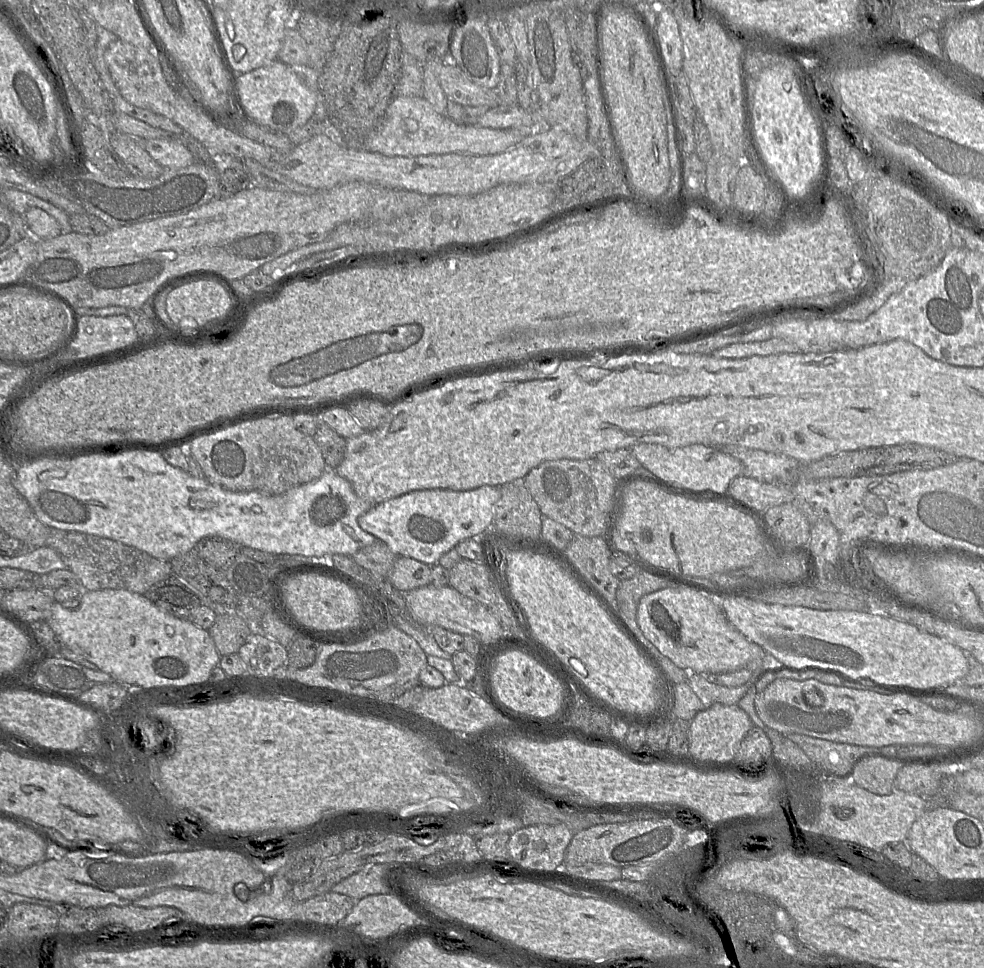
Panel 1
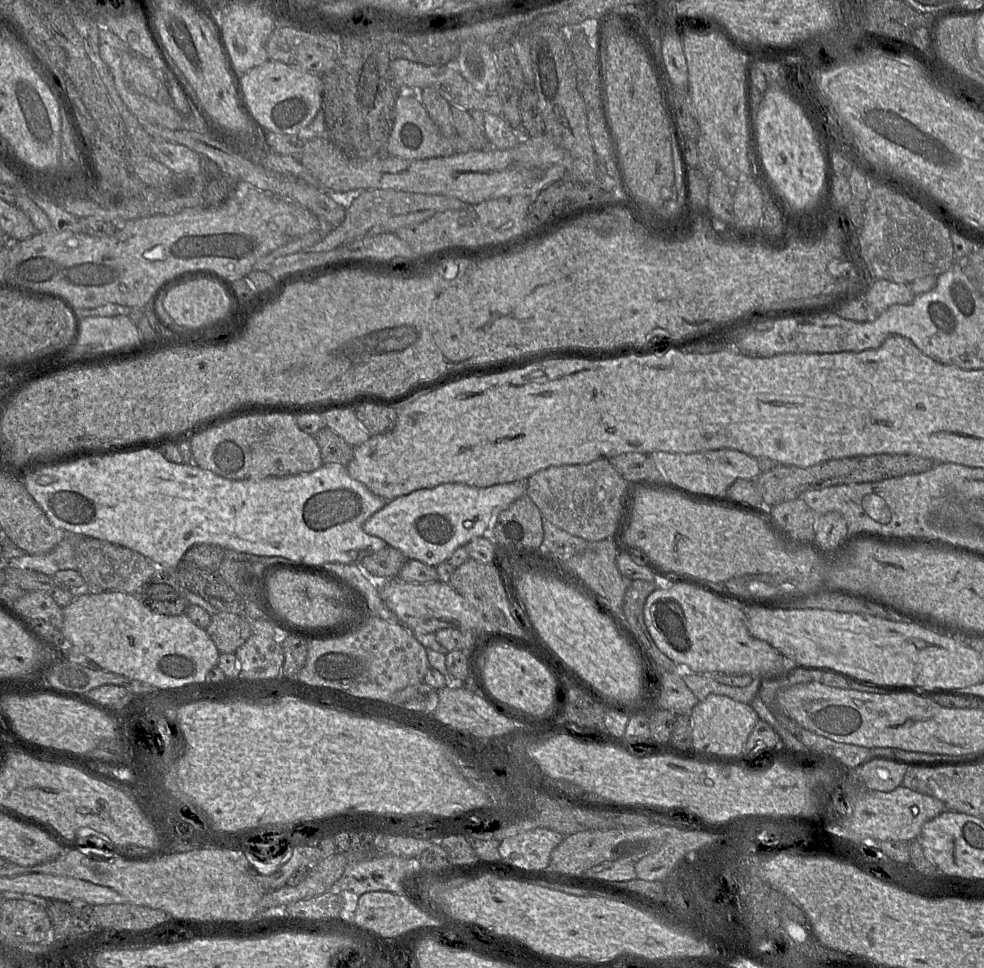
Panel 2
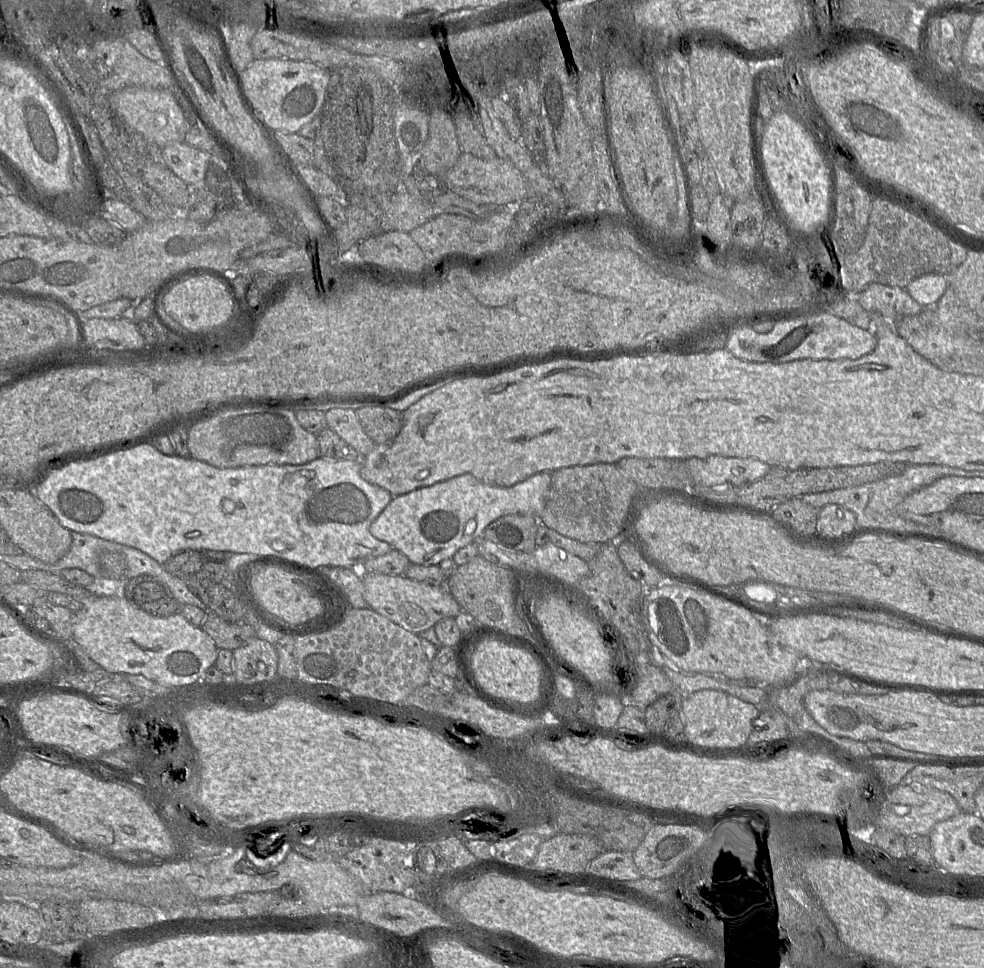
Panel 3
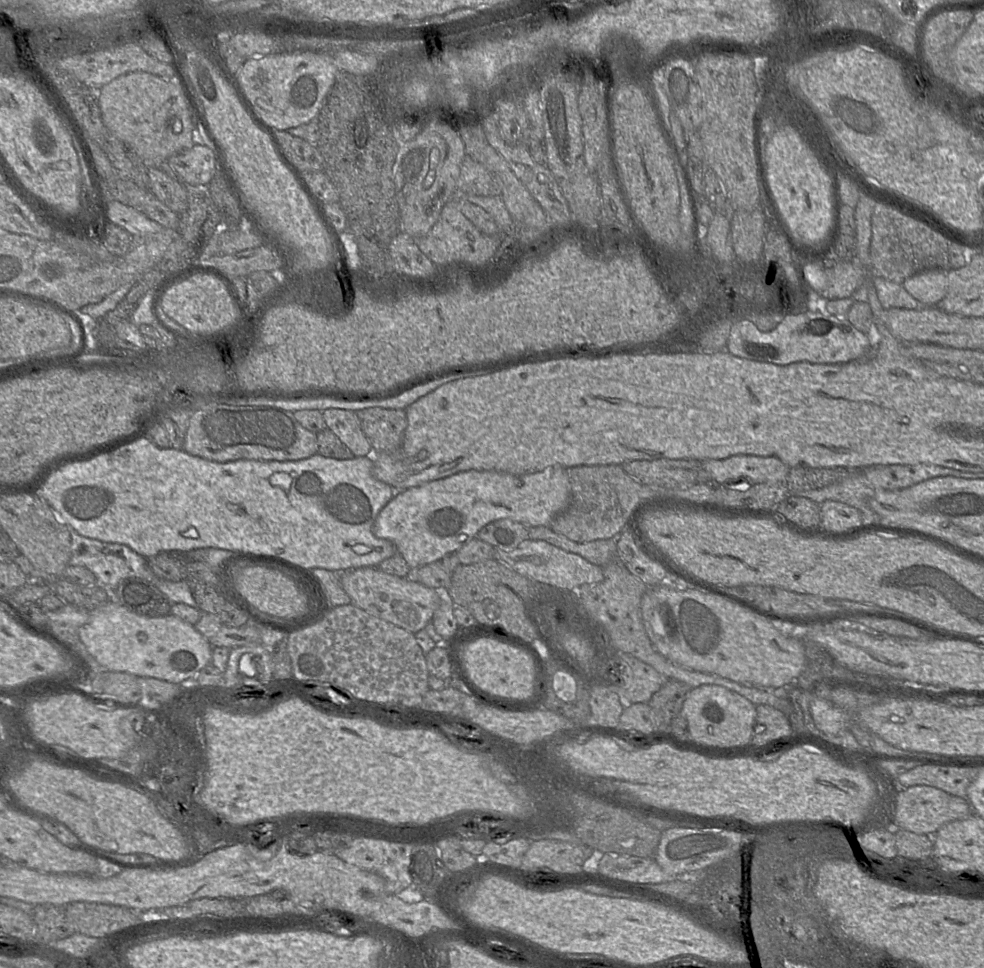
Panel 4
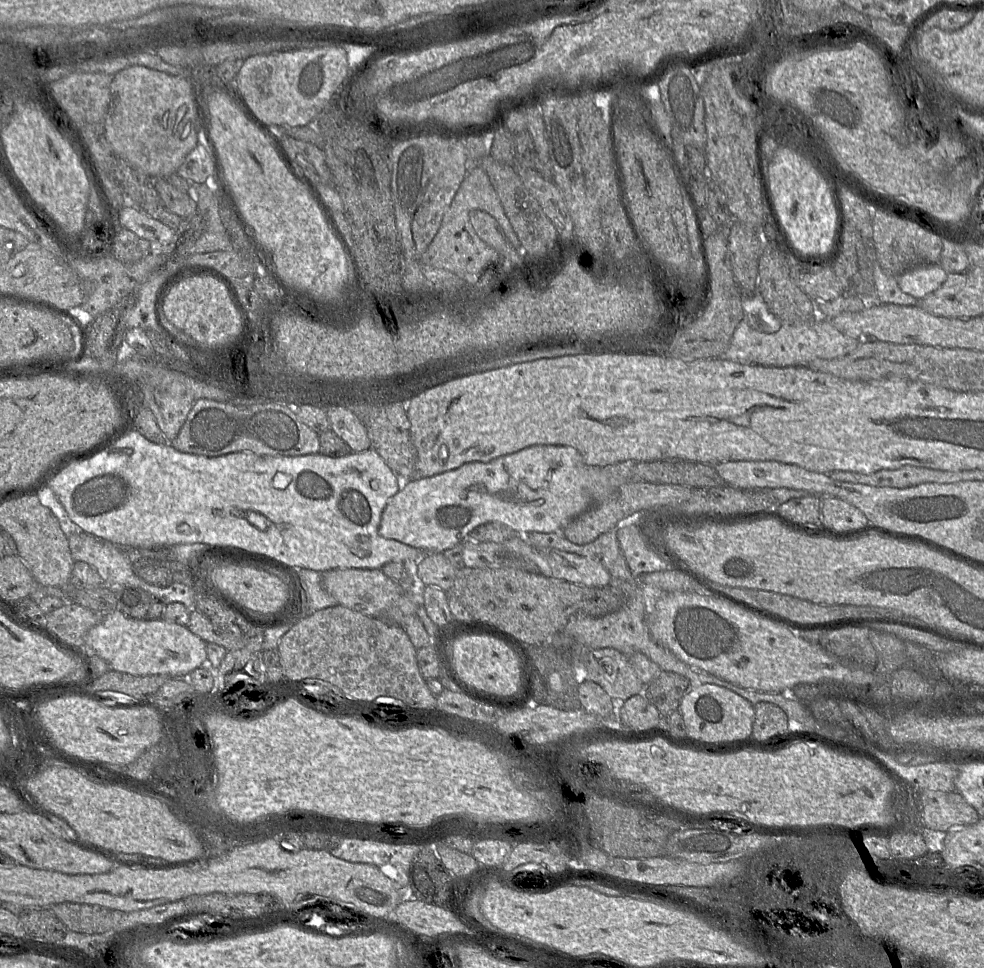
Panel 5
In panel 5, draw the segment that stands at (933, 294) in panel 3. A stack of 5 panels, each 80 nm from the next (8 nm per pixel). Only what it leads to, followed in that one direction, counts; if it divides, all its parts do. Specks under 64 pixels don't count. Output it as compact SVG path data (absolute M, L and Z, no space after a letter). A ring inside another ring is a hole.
M920 265L899 275L897 282L904 293L920 301L936 291L947 275L940 265Z

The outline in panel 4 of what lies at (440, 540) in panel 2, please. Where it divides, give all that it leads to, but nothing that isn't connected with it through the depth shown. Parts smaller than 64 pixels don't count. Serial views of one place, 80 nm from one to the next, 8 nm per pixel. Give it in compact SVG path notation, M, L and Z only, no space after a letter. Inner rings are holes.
M561 466L521 476L468 470L396 491L395 497L378 514L372 533L392 542L410 569L416 570L457 552L492 521L511 519L527 527L549 526L570 503L570 479L567 469Z

